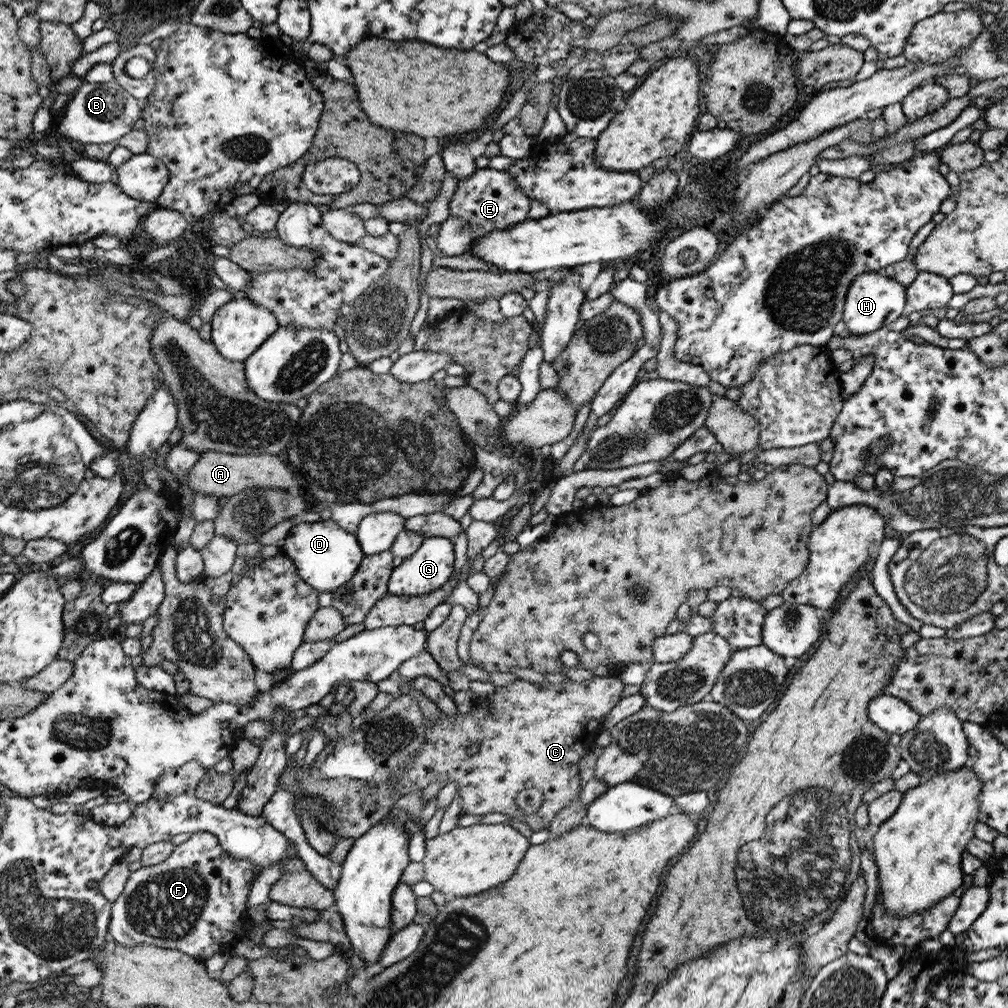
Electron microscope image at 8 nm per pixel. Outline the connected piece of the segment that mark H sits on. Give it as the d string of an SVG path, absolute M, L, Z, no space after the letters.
M882 271L858 274L852 280L852 284L846 292L846 300L844 300L842 316L844 324L846 324L844 333L858 334L858 336L870 334L888 326L890 322L894 322L902 314L902 310L906 308L906 291L907 287L896 282L894 278L888 278Z

